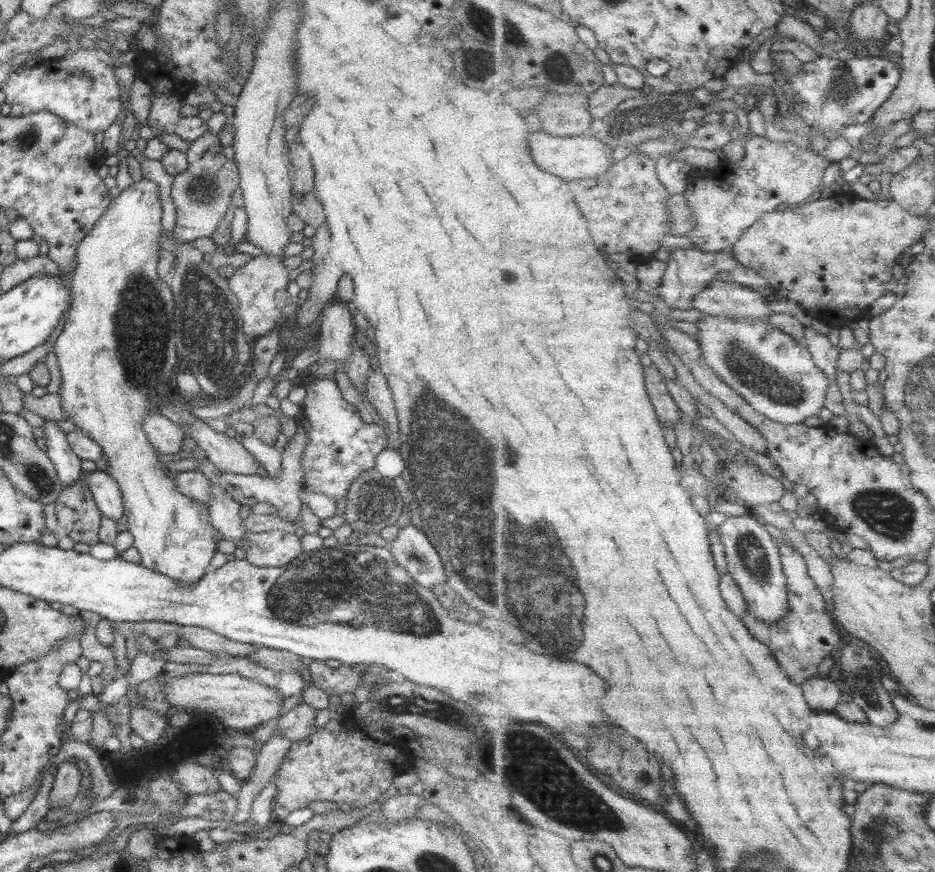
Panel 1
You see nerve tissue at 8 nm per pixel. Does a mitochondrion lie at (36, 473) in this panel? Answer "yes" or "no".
yes

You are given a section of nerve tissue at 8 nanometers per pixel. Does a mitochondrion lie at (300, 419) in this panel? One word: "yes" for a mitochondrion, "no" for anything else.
no

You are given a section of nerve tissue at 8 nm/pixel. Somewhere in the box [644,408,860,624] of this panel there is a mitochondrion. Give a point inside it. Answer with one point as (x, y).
(752, 555)

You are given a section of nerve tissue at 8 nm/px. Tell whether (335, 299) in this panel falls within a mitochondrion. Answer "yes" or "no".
no

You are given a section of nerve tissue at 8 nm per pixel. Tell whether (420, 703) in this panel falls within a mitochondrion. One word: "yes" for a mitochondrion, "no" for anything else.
yes

